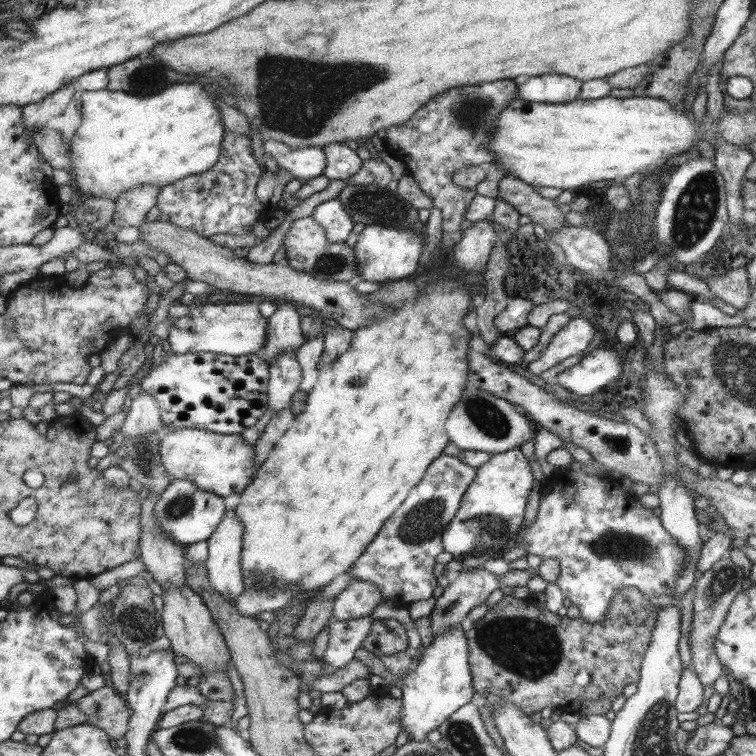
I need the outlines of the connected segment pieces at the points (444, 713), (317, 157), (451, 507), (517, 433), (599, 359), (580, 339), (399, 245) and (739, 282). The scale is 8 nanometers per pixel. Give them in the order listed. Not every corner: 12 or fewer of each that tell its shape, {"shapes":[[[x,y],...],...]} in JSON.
{"shapes":[[[461,626],[431,638],[401,689],[421,742],[474,694]],[[263,141],[263,152],[293,179],[324,172],[321,147],[288,148]],[[439,455],[349,568],[382,601],[431,598],[476,469]],[[465,387],[445,420],[459,450],[498,453],[534,437],[505,399]],[[599,345],[555,380],[589,396],[619,377],[623,358]],[[571,317],[539,357],[522,367],[537,377],[561,360],[581,354],[595,330]],[[367,225],[357,235],[357,280],[411,279],[424,238]],[[745,268],[703,282],[716,298],[742,309],[750,295]]]}

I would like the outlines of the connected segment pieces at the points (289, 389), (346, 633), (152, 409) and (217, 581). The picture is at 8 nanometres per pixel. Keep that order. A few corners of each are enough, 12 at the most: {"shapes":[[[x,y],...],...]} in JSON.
{"shapes":[[[295,350],[269,364],[268,409],[289,407],[301,389]],[[369,616],[330,619],[321,661],[345,667],[370,632]],[[139,390],[121,424],[123,438],[162,432],[159,408]],[[224,510],[205,542],[208,580],[225,598],[244,590],[243,524]]]}

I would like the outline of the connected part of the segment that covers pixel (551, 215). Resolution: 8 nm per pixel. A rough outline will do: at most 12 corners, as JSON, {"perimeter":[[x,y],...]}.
{"perimeter":[[510,176],[498,197],[546,233],[568,225],[554,200]]}

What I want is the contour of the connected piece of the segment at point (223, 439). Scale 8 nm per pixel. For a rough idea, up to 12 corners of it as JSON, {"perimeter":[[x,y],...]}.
{"perimeter":[[161,433],[171,480],[222,498],[253,480],[253,444],[241,433]]}

